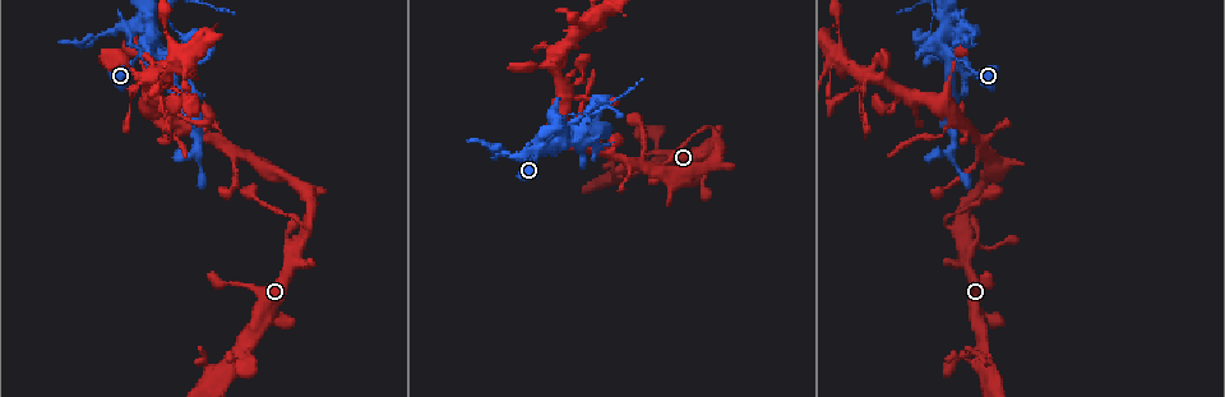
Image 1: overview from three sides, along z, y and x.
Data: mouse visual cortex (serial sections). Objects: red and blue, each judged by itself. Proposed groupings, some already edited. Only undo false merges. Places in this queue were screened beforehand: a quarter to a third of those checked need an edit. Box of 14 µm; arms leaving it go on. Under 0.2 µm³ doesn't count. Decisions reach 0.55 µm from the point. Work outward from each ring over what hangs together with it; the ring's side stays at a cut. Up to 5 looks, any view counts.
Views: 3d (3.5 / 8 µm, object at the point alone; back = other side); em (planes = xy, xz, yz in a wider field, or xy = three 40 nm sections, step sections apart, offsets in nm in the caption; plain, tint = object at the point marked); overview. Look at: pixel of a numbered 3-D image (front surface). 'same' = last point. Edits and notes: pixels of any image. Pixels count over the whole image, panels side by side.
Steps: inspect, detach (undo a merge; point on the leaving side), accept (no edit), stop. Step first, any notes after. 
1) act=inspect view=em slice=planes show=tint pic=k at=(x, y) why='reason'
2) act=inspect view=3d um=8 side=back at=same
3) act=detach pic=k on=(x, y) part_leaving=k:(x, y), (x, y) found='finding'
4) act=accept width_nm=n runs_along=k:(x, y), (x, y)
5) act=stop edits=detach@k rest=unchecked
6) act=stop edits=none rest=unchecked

act=inspect view=3d um=8 pic=1 at=(841, 44) why='thin arm on a thick one'

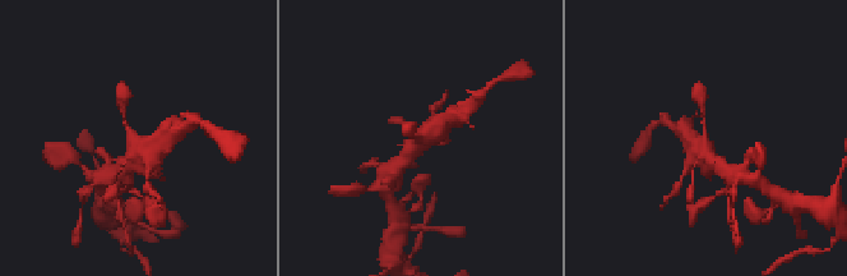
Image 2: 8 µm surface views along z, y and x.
act=inspect view=3d um=3.5 side=back pic=2 at=(421, 134) why='zoom in'

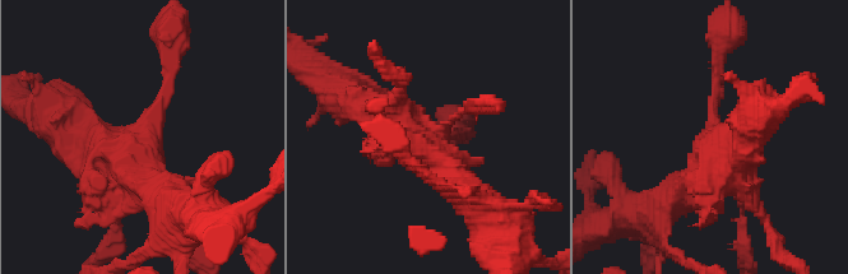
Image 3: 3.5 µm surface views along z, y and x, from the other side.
act=inspect view=em slice=xy step=3 show=tint pic=3 at=(144, 134) why='need the tissue'

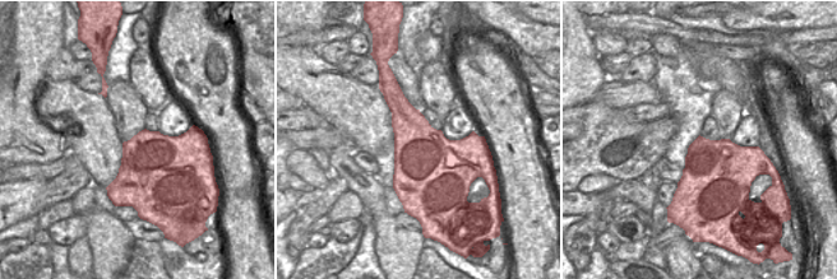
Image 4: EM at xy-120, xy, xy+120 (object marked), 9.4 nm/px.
act=accept found='all the same cell'

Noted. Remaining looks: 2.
act=inspect view=em slice=xy step=2 show=tint pic=1 at=(950, 57) why='abrupt turn'

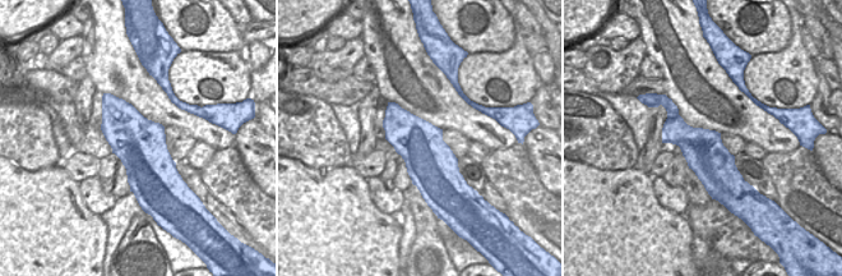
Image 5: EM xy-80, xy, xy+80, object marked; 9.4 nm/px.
act=inspect view=3d um=3.5 side=back at=same why='see where the arms go'

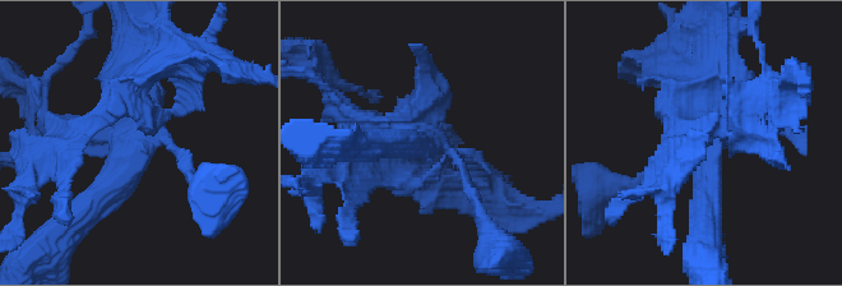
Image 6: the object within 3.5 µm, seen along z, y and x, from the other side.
act=detach pic=6 on=(422, 165) found='a second cell is stuck on'

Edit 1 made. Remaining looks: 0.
act=stop edits=detach@6 rest=unchecked

